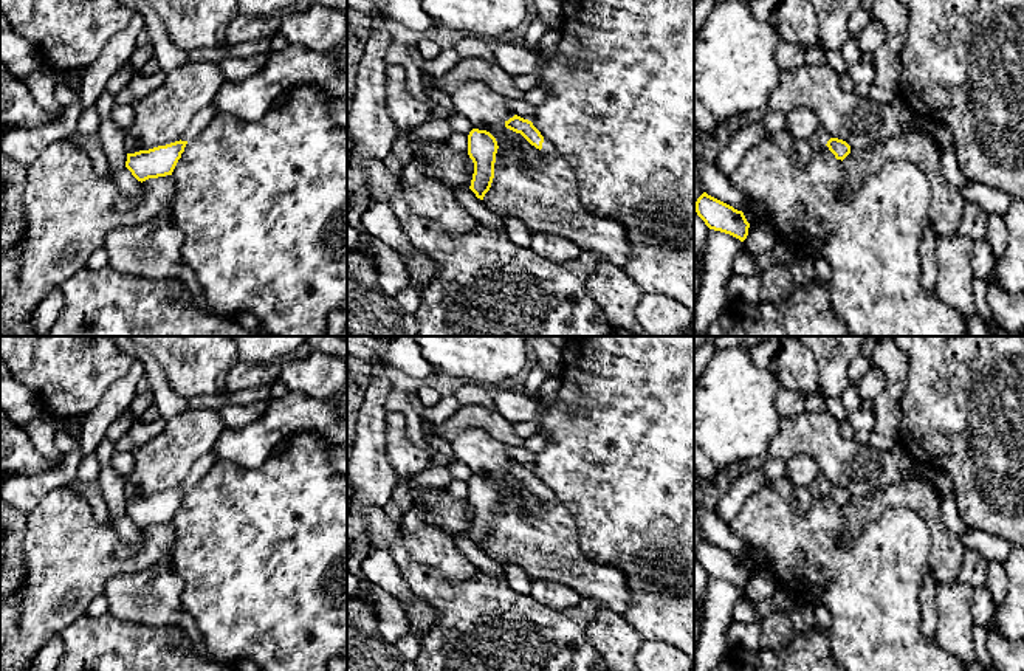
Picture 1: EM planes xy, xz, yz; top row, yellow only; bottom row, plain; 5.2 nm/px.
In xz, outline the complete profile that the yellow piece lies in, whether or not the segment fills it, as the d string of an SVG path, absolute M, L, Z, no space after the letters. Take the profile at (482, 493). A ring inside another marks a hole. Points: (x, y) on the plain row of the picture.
M472 476L468 482L468 502L474 510L474 521L469 536L483 547L494 525L494 510L497 501L496 485L486 479Z

